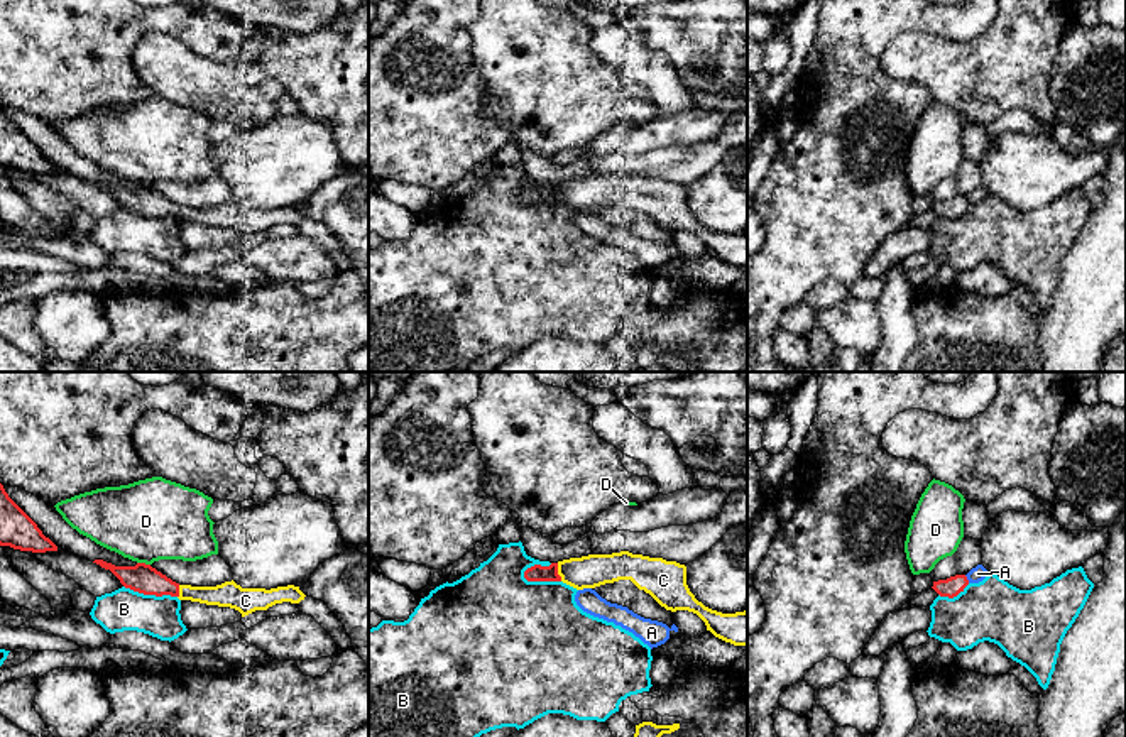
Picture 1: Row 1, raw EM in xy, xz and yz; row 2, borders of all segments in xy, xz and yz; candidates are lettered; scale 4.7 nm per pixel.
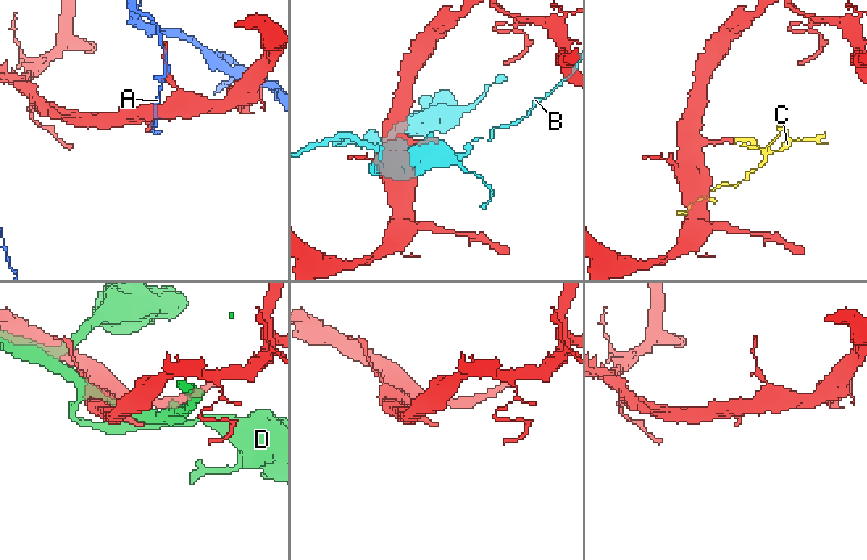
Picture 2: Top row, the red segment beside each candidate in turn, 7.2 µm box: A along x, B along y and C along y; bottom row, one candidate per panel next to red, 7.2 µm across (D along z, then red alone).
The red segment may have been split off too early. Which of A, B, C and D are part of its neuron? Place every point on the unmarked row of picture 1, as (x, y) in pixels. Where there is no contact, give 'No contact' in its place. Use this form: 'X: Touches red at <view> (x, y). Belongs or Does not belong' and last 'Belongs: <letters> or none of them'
A: Touches red at yz (966, 200). Does not belong
B: Touches red at xz (540, 201). Does not belong
C: Touches red at xz (557, 193). Belongs
D: Touches red at xy (144, 185). Does not belong
Belongs: C

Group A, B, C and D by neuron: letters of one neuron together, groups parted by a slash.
A / B / C / D

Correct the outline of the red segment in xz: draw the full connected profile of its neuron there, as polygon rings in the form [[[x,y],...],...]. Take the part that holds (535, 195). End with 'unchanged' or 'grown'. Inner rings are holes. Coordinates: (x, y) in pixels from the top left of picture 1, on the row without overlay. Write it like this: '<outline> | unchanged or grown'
[[[588,176],[549,188],[534,186],[524,193],[527,203],[563,203],[577,211],[631,201],[666,232],[697,235],[715,259],[734,267],[747,267],[747,232],[722,235],[705,228],[686,206],[686,188],[663,179],[632,176]]] | grown

